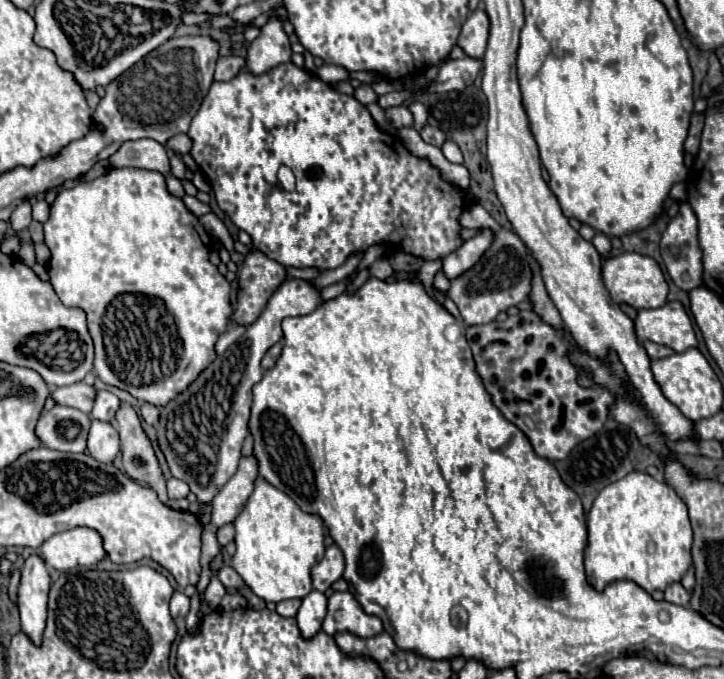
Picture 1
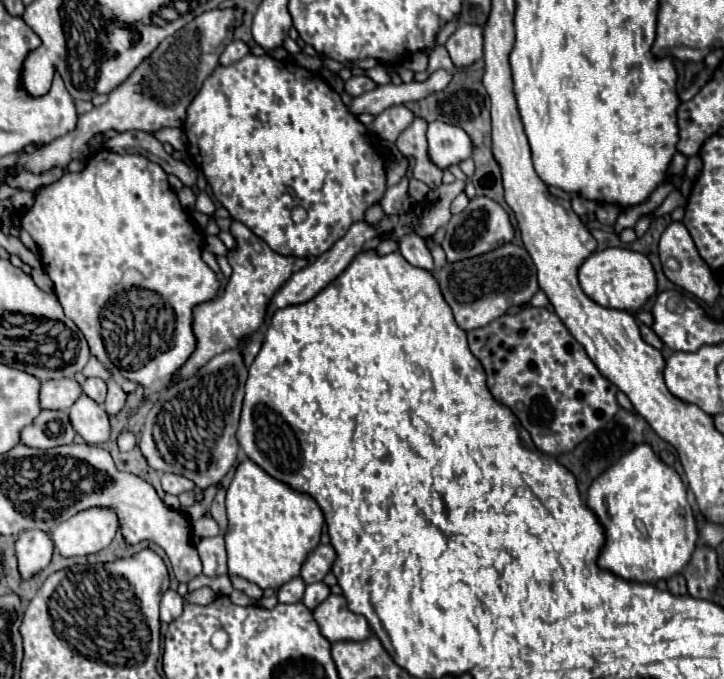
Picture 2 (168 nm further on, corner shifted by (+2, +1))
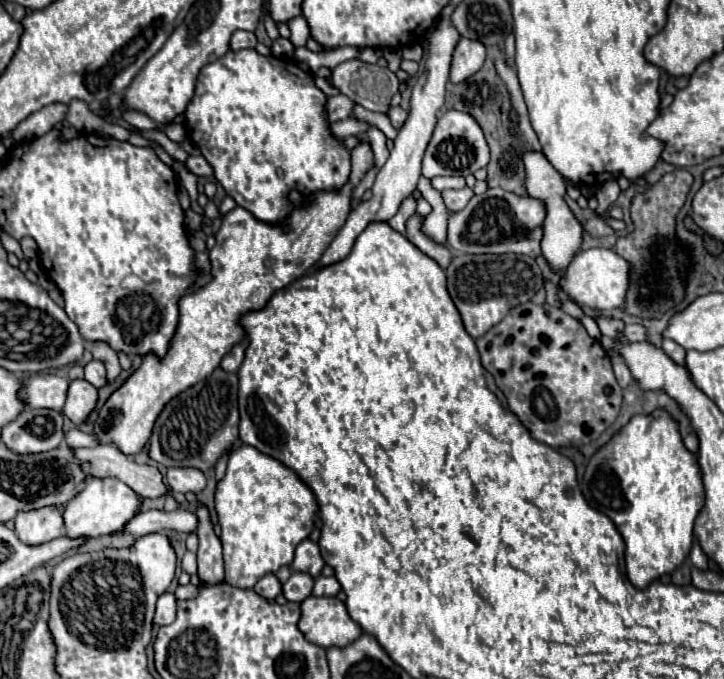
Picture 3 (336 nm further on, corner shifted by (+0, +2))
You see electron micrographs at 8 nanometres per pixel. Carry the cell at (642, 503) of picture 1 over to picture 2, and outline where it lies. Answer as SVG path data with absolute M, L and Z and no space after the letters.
M650 444L632 446L614 462L614 466L608 466L588 488L586 504L598 516L600 524L606 530L606 544L602 556L598 558L598 566L614 572L624 580L630 582L668 580L670 576L682 572L682 568L688 564L696 548L698 530L692 508L688 504L688 488L682 482L680 474L674 468L666 466Z

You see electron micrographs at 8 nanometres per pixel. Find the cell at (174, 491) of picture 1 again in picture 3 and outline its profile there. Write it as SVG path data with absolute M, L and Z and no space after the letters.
M168 469L166 485L174 493L200 493L206 487L206 479L198 469Z

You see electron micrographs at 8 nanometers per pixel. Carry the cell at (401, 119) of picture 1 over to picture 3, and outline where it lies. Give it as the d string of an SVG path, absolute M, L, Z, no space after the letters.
M390 107L390 109L388 109L388 117L390 117L392 125L394 125L396 129L400 129L400 127L406 123L408 113L406 113L402 107Z

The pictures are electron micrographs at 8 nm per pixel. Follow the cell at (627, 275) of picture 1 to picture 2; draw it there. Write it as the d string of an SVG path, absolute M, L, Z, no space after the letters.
M606 248L602 252L592 252L578 268L578 280L590 300L604 308L626 312L636 312L656 292L656 276L650 260L644 254L624 248Z

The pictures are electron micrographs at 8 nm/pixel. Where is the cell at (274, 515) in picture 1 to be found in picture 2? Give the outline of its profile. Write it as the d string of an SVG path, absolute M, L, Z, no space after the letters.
M242 458L226 490L228 576L242 576L262 590L280 588L292 580L306 556L318 546L324 516L316 500L272 478L250 458Z

